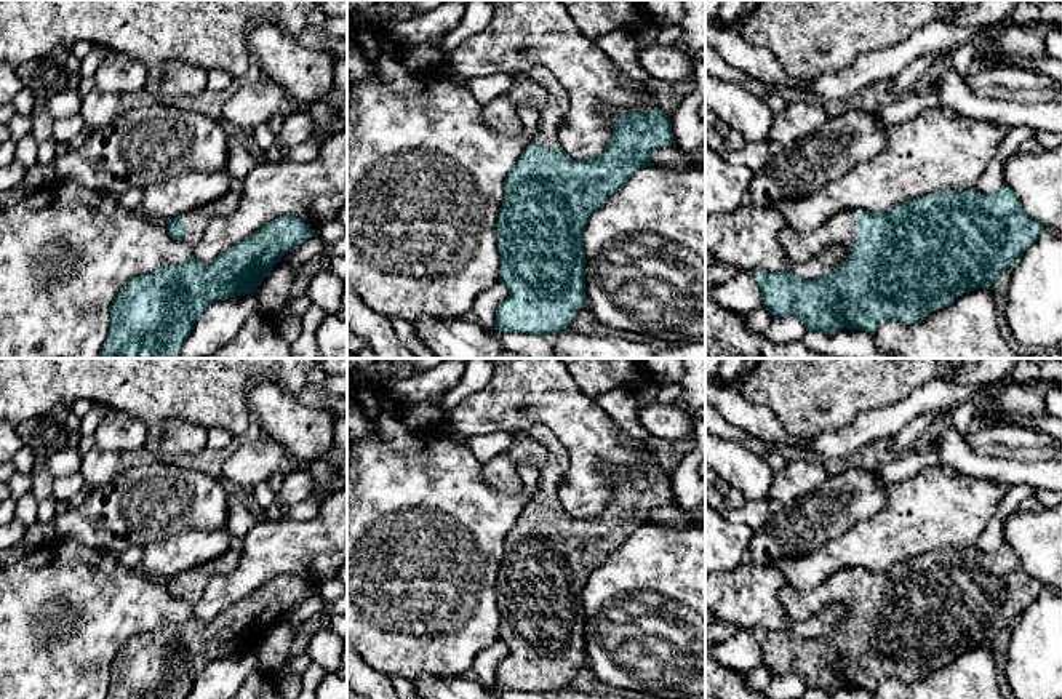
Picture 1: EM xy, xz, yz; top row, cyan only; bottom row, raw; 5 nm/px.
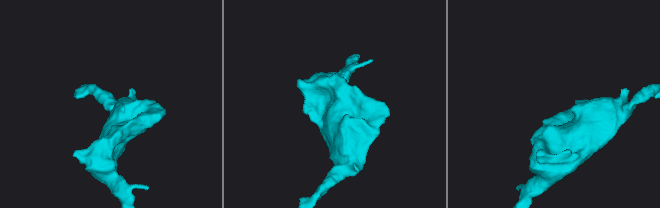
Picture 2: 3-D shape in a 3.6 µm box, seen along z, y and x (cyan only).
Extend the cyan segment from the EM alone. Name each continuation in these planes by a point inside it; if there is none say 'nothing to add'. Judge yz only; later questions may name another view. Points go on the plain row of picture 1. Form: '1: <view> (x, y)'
1: yz (797, 605)

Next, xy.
1: xy (195, 579)

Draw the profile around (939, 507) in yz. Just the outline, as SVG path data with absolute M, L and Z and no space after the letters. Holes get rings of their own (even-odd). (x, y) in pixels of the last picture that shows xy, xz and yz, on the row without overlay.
M929 467L889 485L886 507L870 520L811 553L771 565L789 585L811 592L840 569L886 571L921 553L969 549L1009 489L955 467Z

